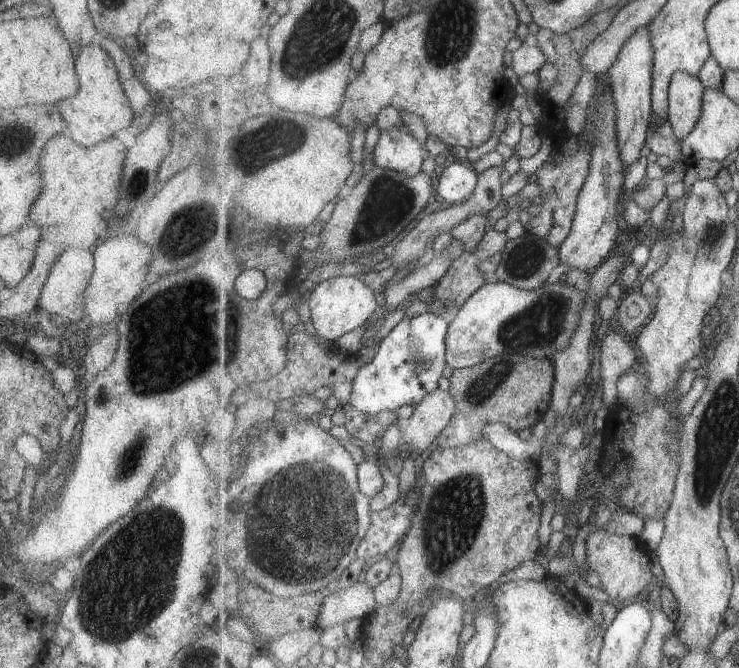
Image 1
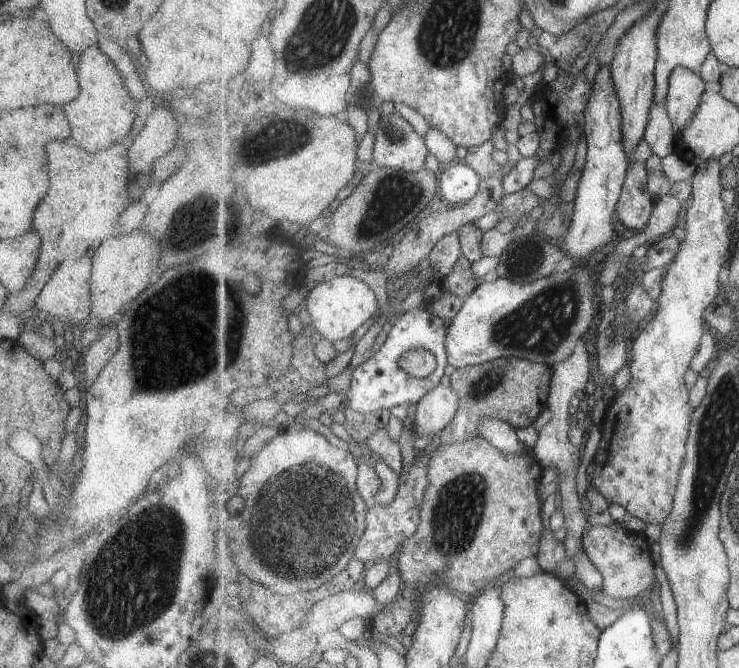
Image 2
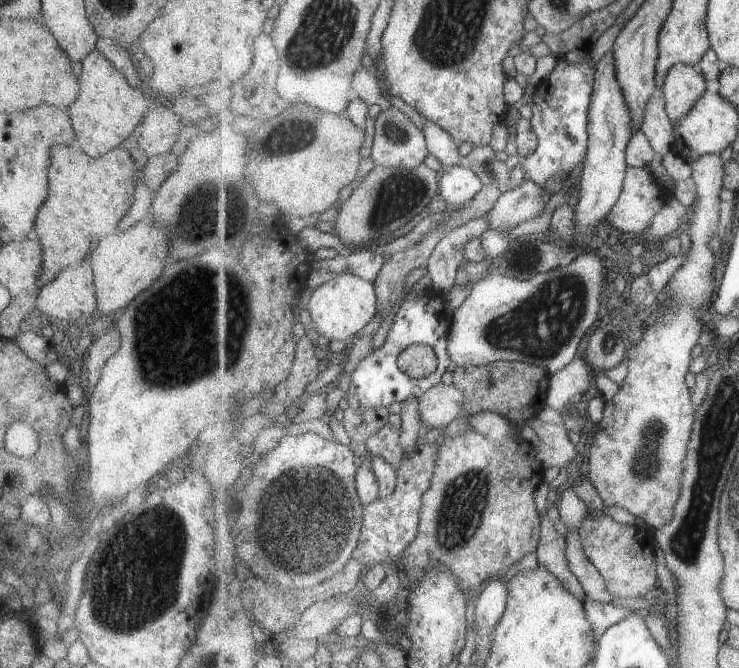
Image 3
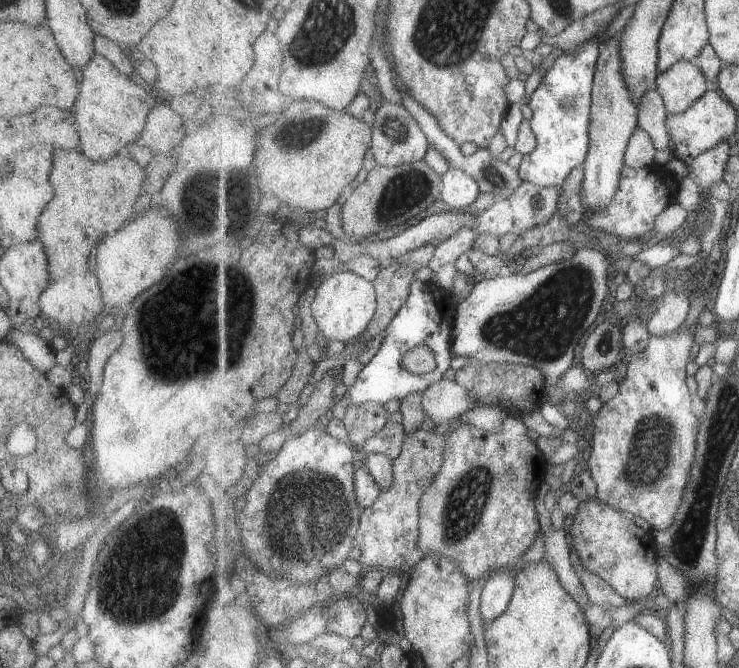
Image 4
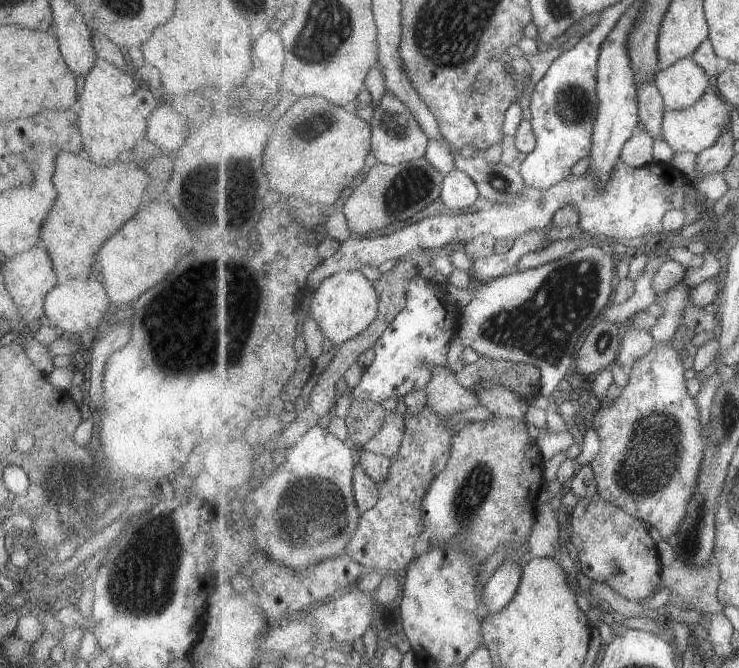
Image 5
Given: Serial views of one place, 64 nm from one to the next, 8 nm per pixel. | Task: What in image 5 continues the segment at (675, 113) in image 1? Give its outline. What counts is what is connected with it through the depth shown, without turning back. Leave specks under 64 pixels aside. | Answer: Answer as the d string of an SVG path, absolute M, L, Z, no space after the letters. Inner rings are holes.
M682 58L656 76L656 85L669 111L680 111L693 106L709 86L708 72L693 60Z

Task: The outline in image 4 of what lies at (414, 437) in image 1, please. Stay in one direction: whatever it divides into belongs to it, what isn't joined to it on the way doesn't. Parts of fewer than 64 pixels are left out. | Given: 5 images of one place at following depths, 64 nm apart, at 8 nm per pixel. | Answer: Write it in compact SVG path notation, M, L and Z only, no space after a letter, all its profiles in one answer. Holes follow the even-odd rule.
M441 379L434 382L423 395L425 412L437 424L449 422L455 416L461 416L475 406L469 391L455 380Z

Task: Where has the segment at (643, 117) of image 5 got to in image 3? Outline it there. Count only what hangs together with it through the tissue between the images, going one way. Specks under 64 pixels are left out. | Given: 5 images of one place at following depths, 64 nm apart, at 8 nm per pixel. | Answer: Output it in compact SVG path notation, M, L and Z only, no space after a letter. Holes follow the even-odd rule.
M657 92L649 99L641 125L649 137L657 155L666 155L675 144L676 134L671 117L666 111L666 100L662 92Z

